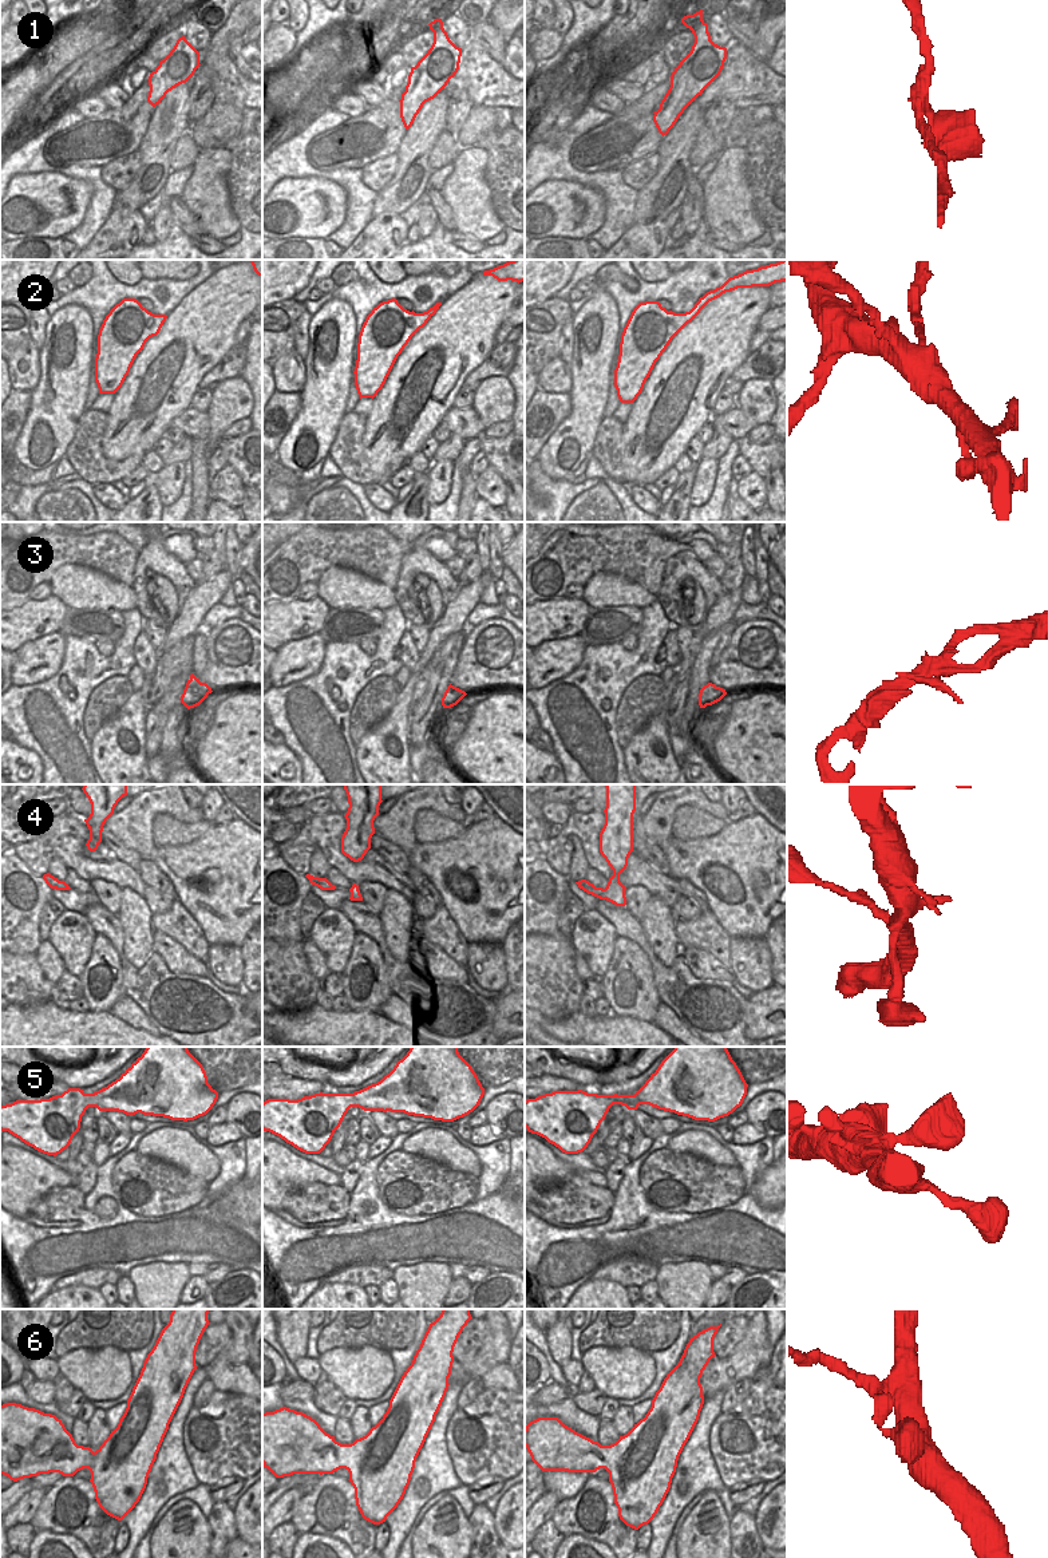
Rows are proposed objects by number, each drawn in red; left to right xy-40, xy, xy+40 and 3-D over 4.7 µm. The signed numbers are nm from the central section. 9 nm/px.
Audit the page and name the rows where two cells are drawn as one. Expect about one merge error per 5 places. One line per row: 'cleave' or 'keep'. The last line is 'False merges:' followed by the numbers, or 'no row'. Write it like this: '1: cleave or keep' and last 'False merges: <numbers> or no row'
1: keep
2: cleave
3: keep
4: keep
5: keep
6: keep
False merges: 2

